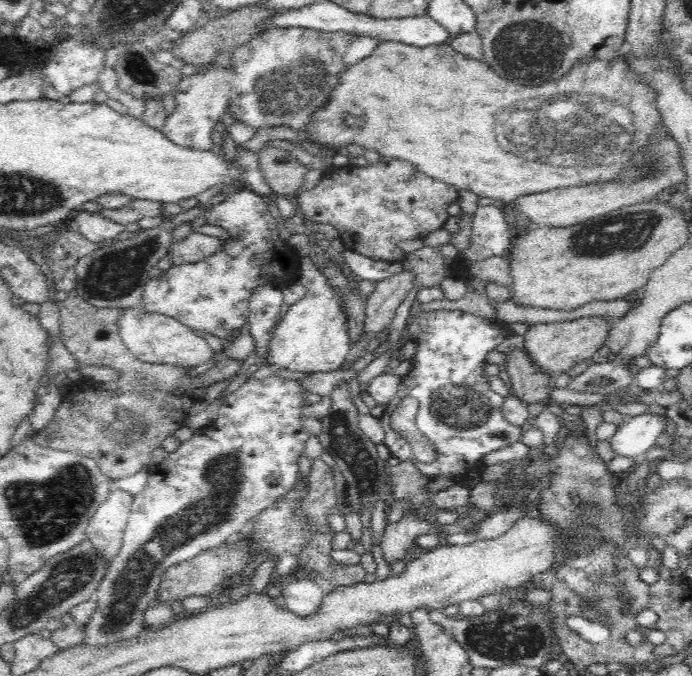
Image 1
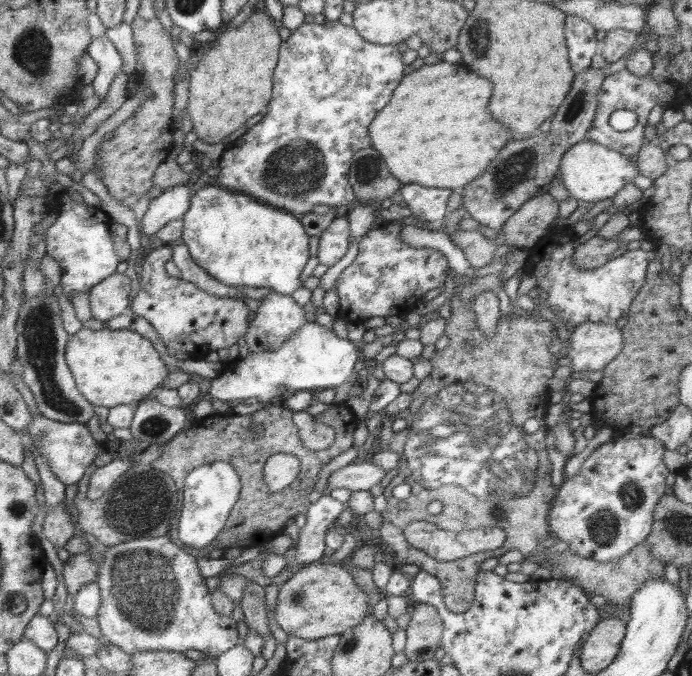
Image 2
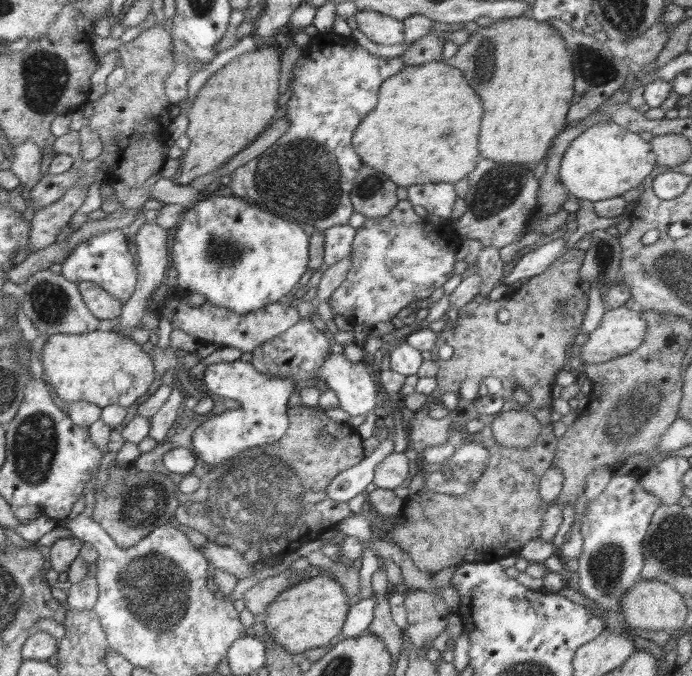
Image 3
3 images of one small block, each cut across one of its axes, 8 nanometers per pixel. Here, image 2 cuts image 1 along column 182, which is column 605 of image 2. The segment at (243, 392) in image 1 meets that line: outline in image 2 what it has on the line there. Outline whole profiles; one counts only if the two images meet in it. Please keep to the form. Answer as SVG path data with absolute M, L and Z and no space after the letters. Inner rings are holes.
M618 431L614 437L609 442L604 442L604 444L598 446L582 464L580 472L575 476L567 477L565 476L564 483L560 486L553 499L551 500L551 507L549 510L549 516L547 518L547 523L549 524L550 532L557 540L562 540L568 543L570 551L572 553L578 554L583 558L594 560L596 562L612 562L618 560L618 558L624 558L624 556L630 553L630 550L634 550L636 546L644 544L647 536L651 533L651 528L653 525L653 512L657 502L660 501L662 496L666 495L666 477L670 474L666 464L664 463L664 452L666 452L666 447L662 441L653 438L651 436L641 437L638 440L634 438L624 438L623 433Z

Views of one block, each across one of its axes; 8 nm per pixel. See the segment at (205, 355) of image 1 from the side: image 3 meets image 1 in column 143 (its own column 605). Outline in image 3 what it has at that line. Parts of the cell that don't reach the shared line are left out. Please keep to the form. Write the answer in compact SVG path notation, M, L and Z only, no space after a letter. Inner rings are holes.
M625 306L606 308L599 326L581 346L580 358L583 364L619 358L643 344L646 330L648 323L640 311Z

